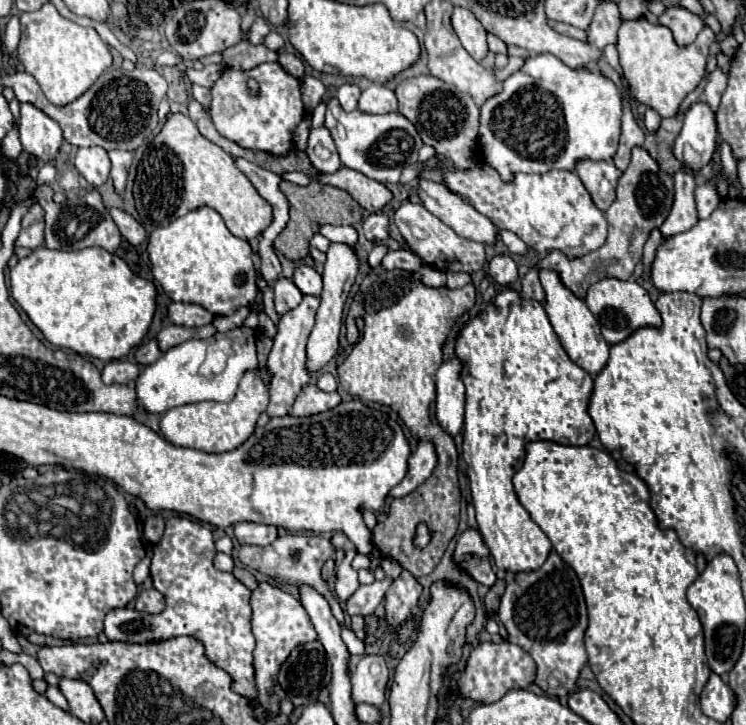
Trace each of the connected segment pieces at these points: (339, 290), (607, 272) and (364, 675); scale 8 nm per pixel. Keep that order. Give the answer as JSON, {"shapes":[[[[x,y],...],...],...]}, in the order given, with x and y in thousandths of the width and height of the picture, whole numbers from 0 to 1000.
{"shapes":[[[[446,335],[438,346],[438,360],[436,360],[436,374],[433,374],[433,404],[430,404],[430,418],[422,434],[422,451],[414,462],[412,470],[412,498],[409,506],[414,514],[422,514],[428,509],[433,509],[452,487],[454,481],[454,454],[457,454],[457,437],[460,437],[460,421],[462,412],[468,407],[471,393],[476,390],[476,379],[479,379],[479,352],[476,343],[462,338],[462,335]]],[[[851,203],[846,211],[843,230],[830,244],[827,274],[811,291],[816,308],[816,327],[811,338],[773,357],[760,357],[752,346],[739,346],[731,357],[725,357],[717,368],[712,368],[704,377],[698,388],[698,410],[731,418],[731,401],[723,390],[723,371],[747,374],[755,393],[763,401],[768,401],[768,407],[773,407],[776,412],[784,412],[790,393],[798,393],[811,382],[824,382],[832,388],[846,385],[851,366],[859,363],[865,332],[870,330],[875,316],[886,313],[886,308],[897,297],[899,283],[902,283],[902,247],[891,236],[886,236],[881,222],[875,222],[862,203]]],[[[487,903],[479,923],[471,928],[473,967],[511,975],[516,967],[516,948],[521,942],[521,923],[508,903]]]]}

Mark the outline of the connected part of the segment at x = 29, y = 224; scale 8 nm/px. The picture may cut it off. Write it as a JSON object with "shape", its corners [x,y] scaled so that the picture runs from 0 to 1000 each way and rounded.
{"shape":[[[44,283],[39,288],[39,294],[31,299],[31,308],[28,308],[28,321],[20,332],[20,338],[25,341],[36,341],[36,343],[50,343],[58,338],[58,288],[55,283]]]}

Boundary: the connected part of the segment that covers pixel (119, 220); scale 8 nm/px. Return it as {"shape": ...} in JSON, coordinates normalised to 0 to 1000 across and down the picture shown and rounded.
{"shape":[[[149,288],[149,299],[151,299],[154,310],[160,313],[162,324],[165,324],[176,338],[189,338],[189,335],[194,332],[194,327],[197,327],[194,316],[192,316],[173,294],[168,294],[168,291],[162,291],[162,288]]]}

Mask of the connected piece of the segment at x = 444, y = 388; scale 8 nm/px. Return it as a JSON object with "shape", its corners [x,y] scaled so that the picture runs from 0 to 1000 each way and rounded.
{"shape":[[[613,492],[599,495],[586,509],[586,553],[583,570],[588,586],[602,597],[613,600],[621,589],[621,559],[623,559],[623,534],[618,526],[621,503]]]}

